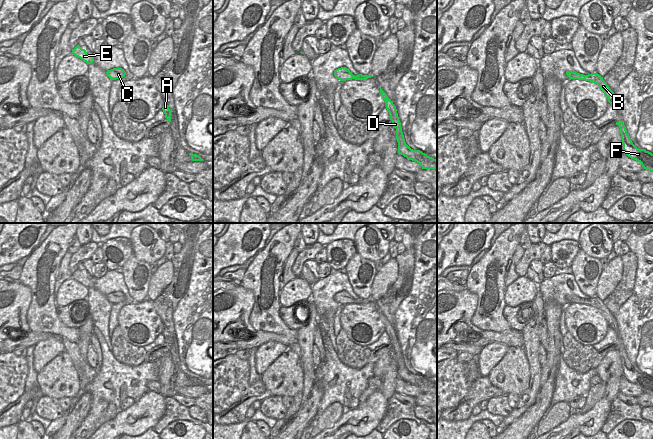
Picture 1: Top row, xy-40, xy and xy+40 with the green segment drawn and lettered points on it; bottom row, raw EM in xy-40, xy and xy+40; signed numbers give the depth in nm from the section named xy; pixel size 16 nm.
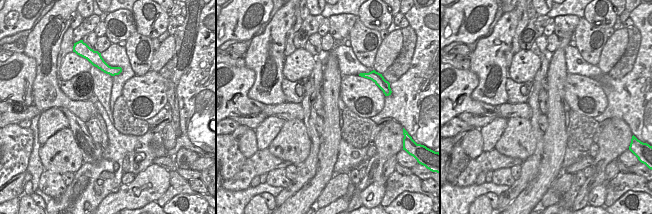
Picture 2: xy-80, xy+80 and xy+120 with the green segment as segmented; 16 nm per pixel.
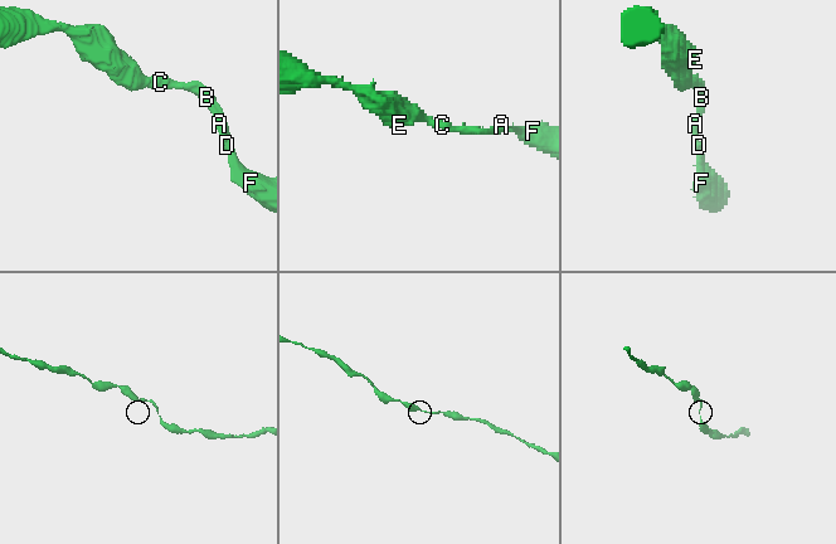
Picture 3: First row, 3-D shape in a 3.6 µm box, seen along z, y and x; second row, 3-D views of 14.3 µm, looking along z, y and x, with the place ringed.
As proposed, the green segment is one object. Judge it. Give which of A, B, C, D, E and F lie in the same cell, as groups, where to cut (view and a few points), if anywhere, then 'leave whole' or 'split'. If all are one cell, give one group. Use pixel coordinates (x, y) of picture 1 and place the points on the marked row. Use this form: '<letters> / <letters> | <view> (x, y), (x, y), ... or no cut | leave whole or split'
A B C D E F | no cut | leave whole

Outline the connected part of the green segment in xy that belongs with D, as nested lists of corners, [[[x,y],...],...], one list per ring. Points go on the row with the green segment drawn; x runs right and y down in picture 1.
[[[380,88],[380,93],[385,101],[385,107],[390,115],[393,128],[396,129],[396,139],[398,142],[398,153],[420,164],[422,169],[437,169],[437,160],[428,156],[420,150],[411,149],[405,142],[402,132],[401,122],[398,117],[396,106],[388,98],[386,93]]]

